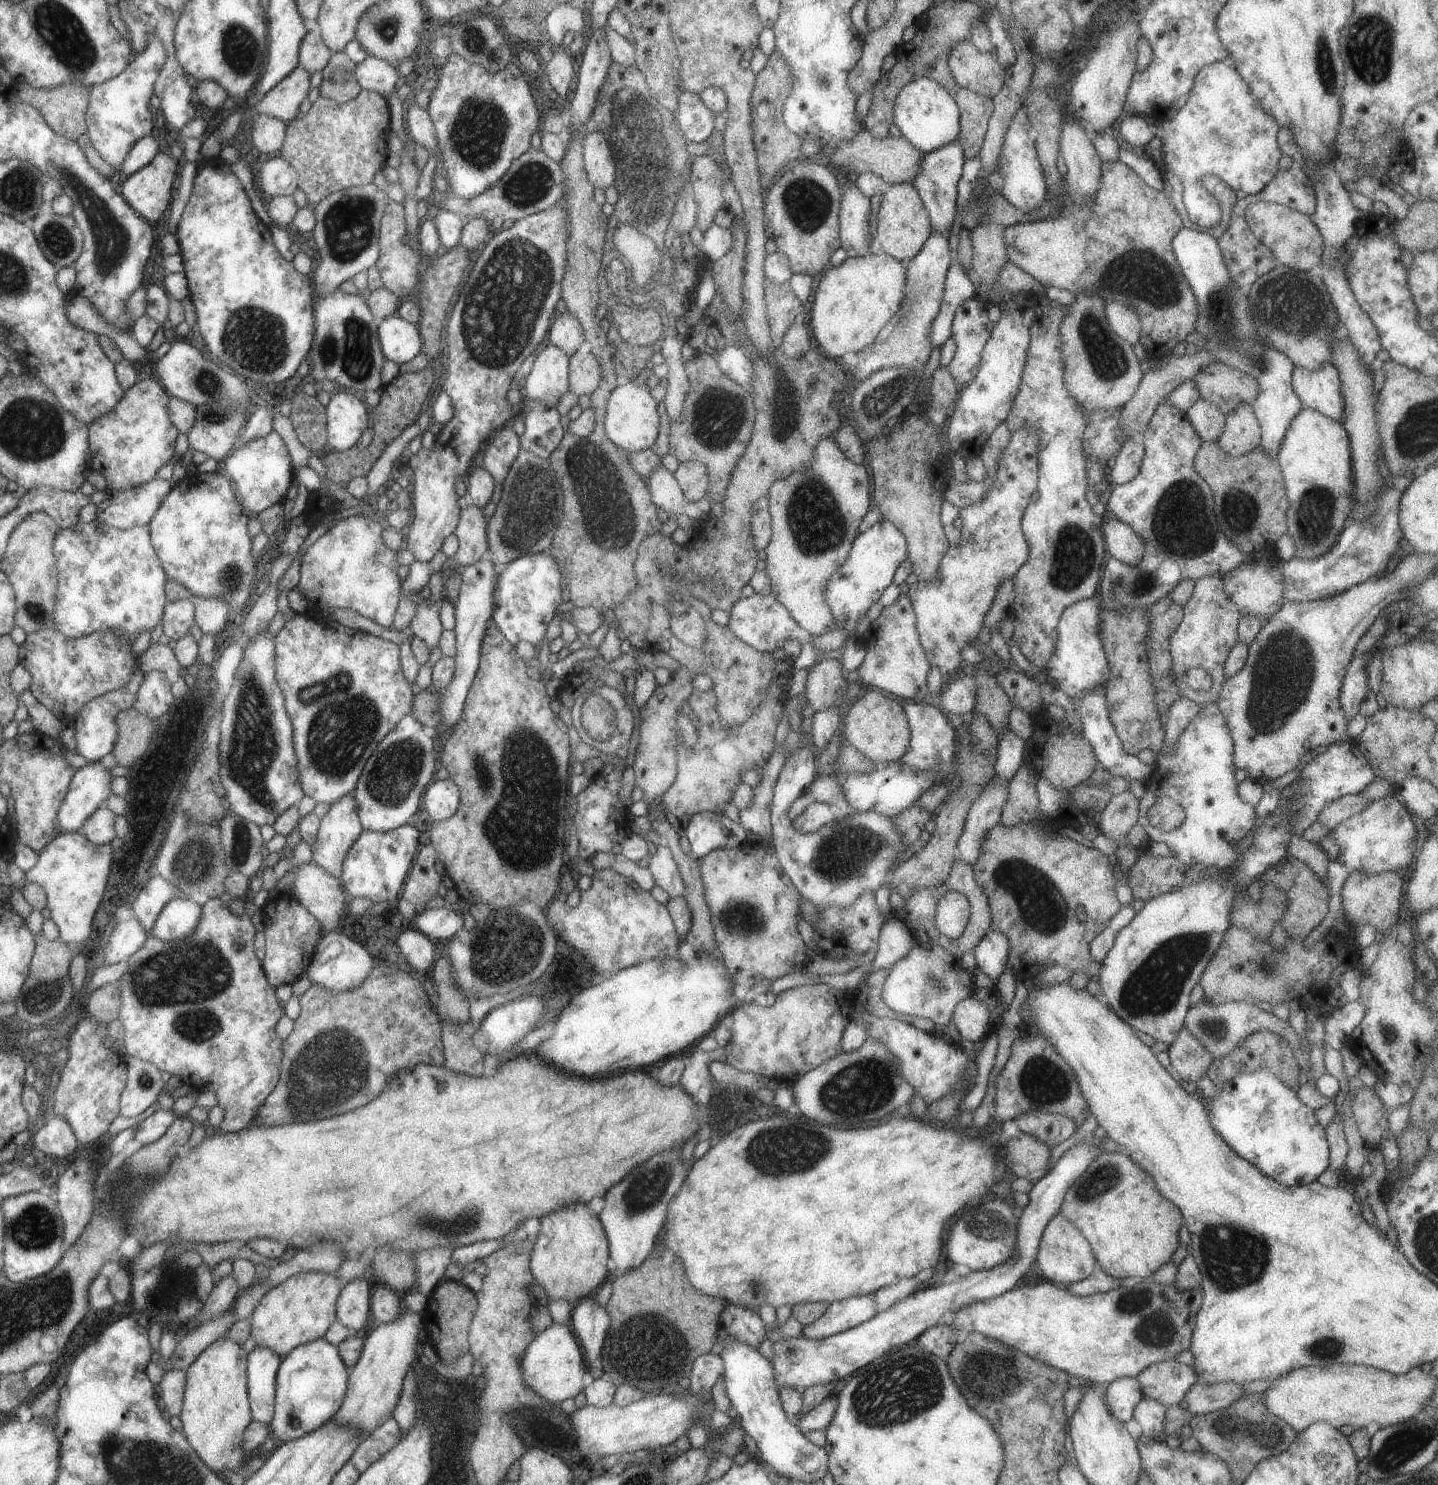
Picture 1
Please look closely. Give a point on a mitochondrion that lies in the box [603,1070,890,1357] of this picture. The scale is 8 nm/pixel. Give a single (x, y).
(779, 1148)

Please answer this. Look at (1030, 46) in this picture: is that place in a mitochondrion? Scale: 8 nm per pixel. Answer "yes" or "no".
no

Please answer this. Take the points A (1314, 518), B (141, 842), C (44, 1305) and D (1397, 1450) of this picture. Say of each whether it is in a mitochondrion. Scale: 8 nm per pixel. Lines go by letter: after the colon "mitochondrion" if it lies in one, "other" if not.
A: mitochondrion
B: other
C: mitochondrion
D: mitochondrion

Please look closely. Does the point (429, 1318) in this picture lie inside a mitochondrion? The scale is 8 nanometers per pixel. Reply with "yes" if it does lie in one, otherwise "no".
no

